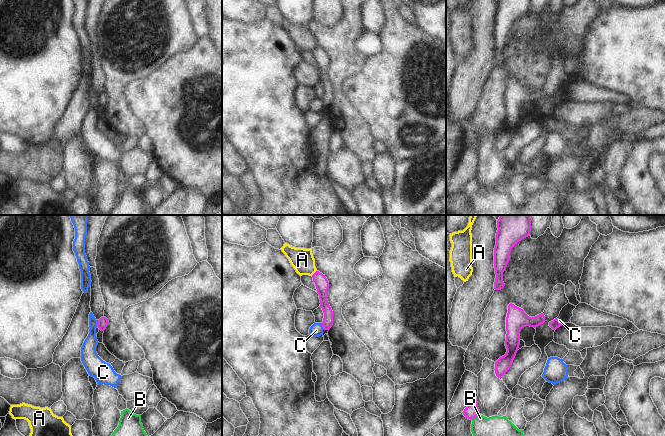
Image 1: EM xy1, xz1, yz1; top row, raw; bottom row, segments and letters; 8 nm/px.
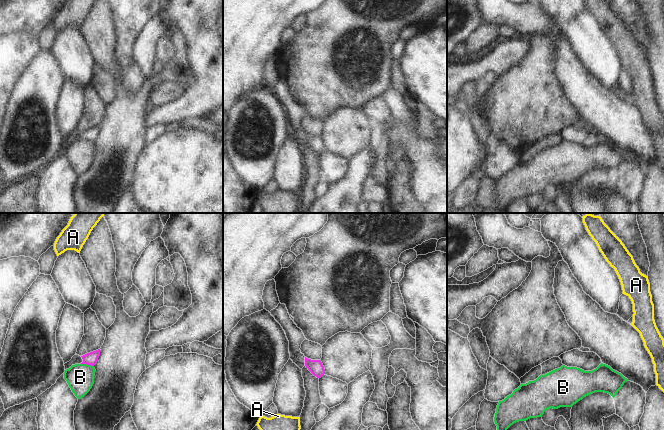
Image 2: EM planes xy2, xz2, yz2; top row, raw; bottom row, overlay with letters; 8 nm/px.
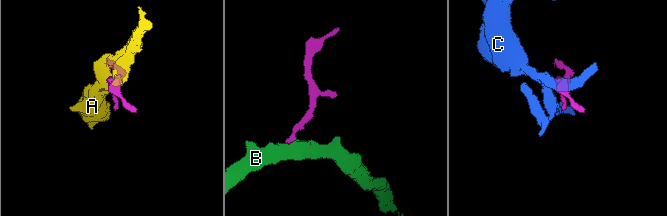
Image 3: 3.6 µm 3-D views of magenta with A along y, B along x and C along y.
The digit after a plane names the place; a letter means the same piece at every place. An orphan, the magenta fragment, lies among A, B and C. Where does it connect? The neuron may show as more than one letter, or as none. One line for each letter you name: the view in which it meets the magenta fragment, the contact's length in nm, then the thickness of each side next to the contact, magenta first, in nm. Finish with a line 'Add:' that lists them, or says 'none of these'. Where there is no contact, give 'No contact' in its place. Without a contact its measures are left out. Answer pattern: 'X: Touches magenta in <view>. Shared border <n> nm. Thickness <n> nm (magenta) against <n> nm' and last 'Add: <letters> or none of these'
Add: none of these.

